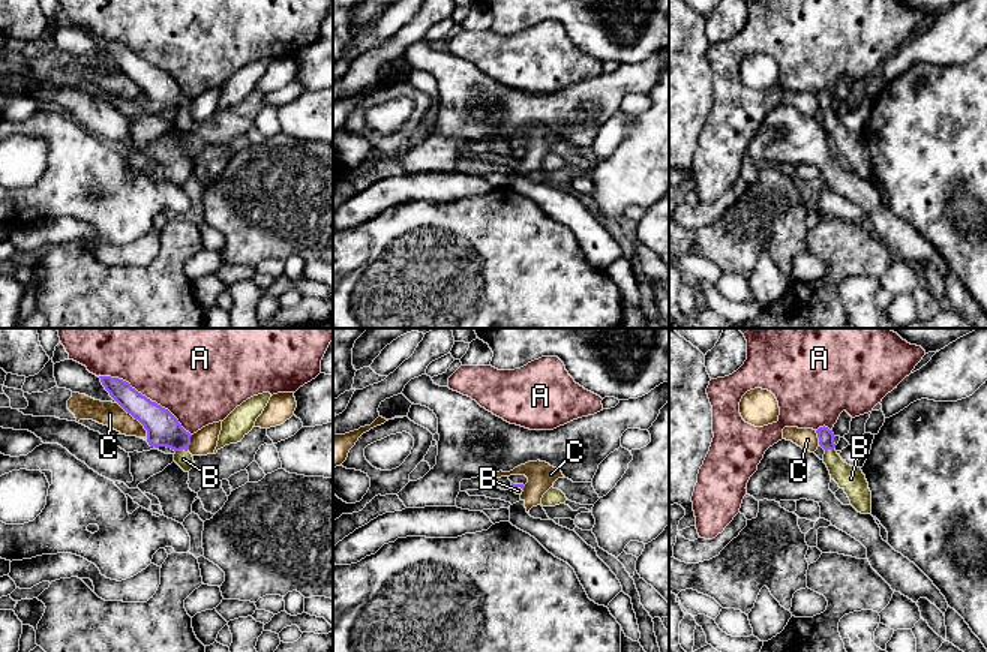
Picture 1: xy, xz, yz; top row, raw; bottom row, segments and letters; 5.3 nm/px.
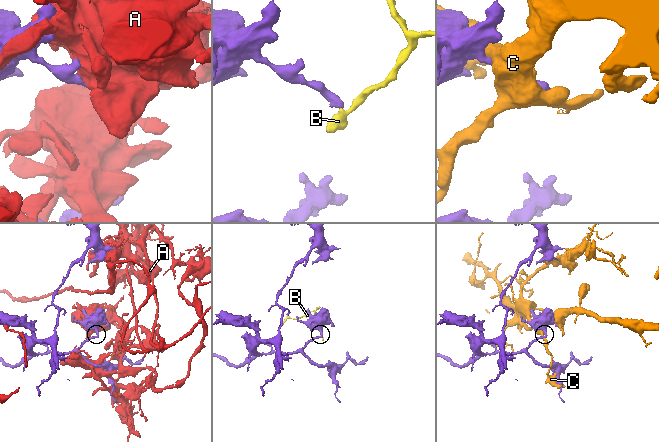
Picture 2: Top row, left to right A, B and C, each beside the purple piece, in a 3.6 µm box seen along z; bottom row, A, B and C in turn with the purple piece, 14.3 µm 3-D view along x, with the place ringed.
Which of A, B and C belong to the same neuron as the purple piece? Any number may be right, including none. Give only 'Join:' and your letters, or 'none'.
Join: B

